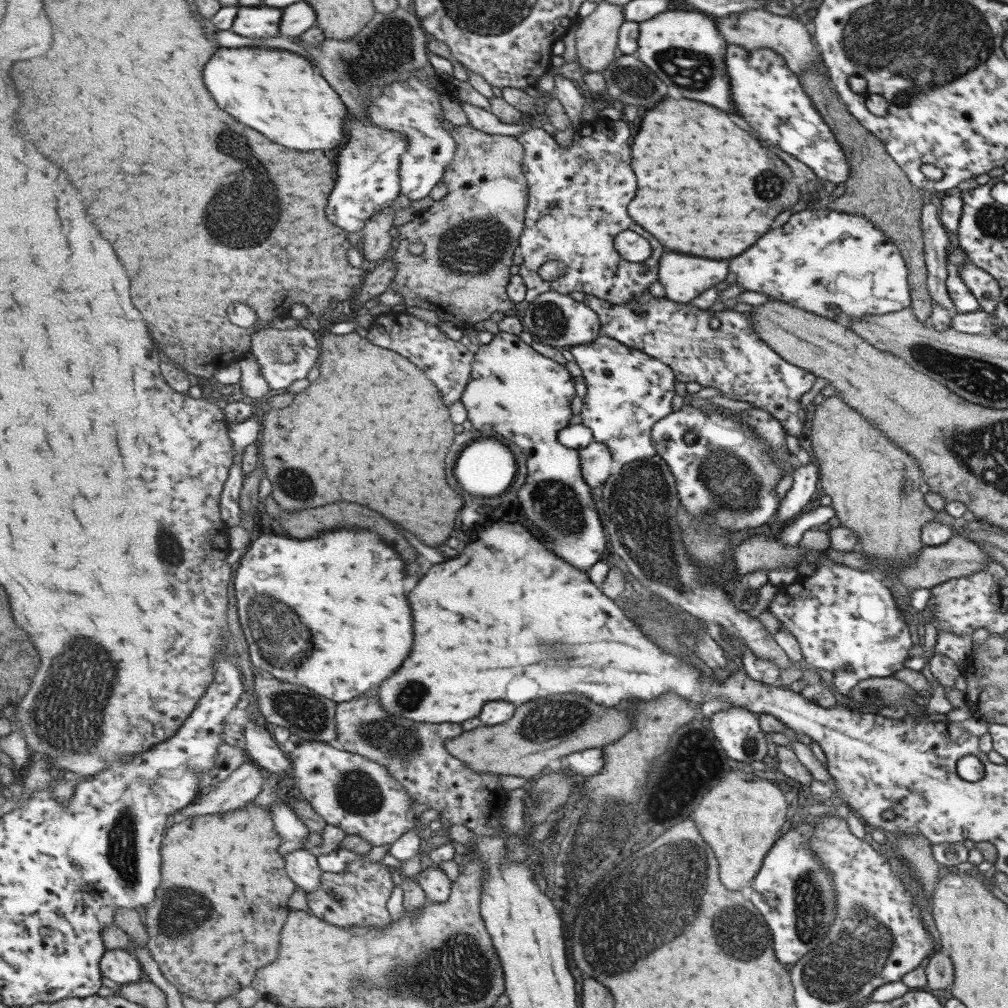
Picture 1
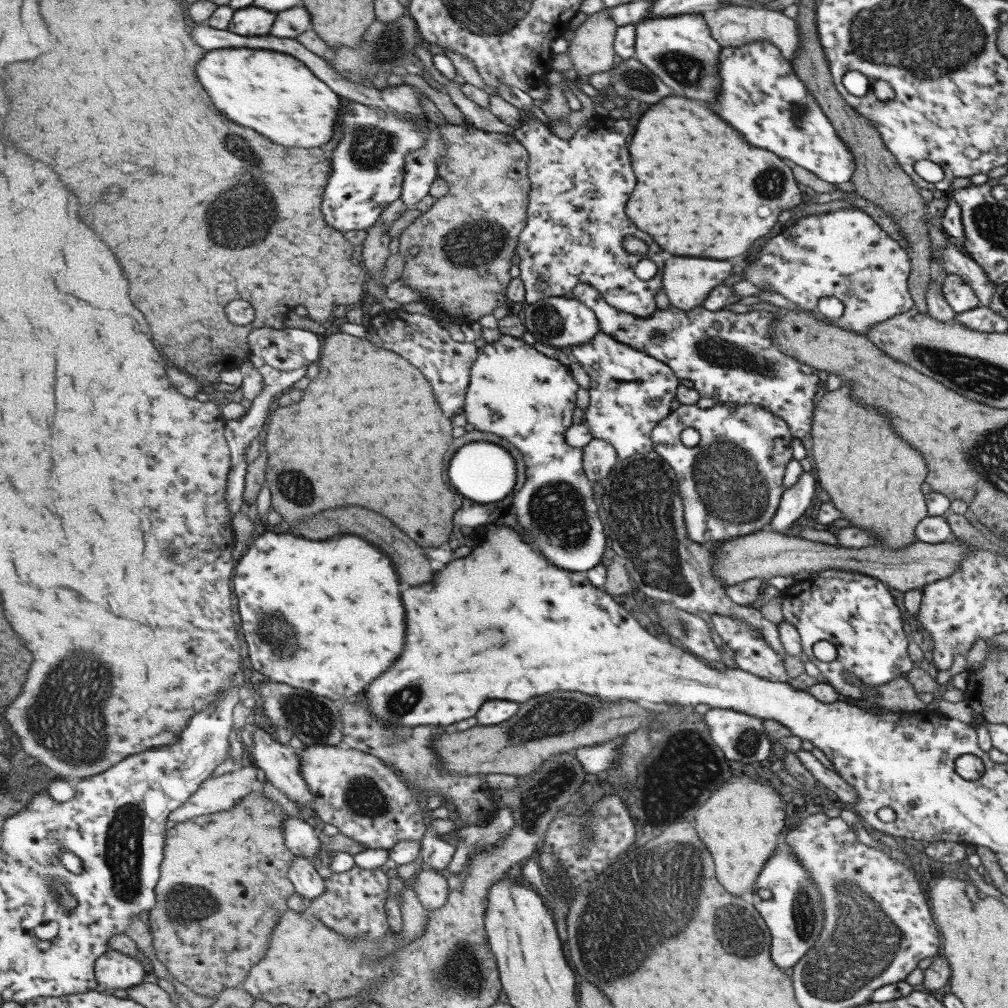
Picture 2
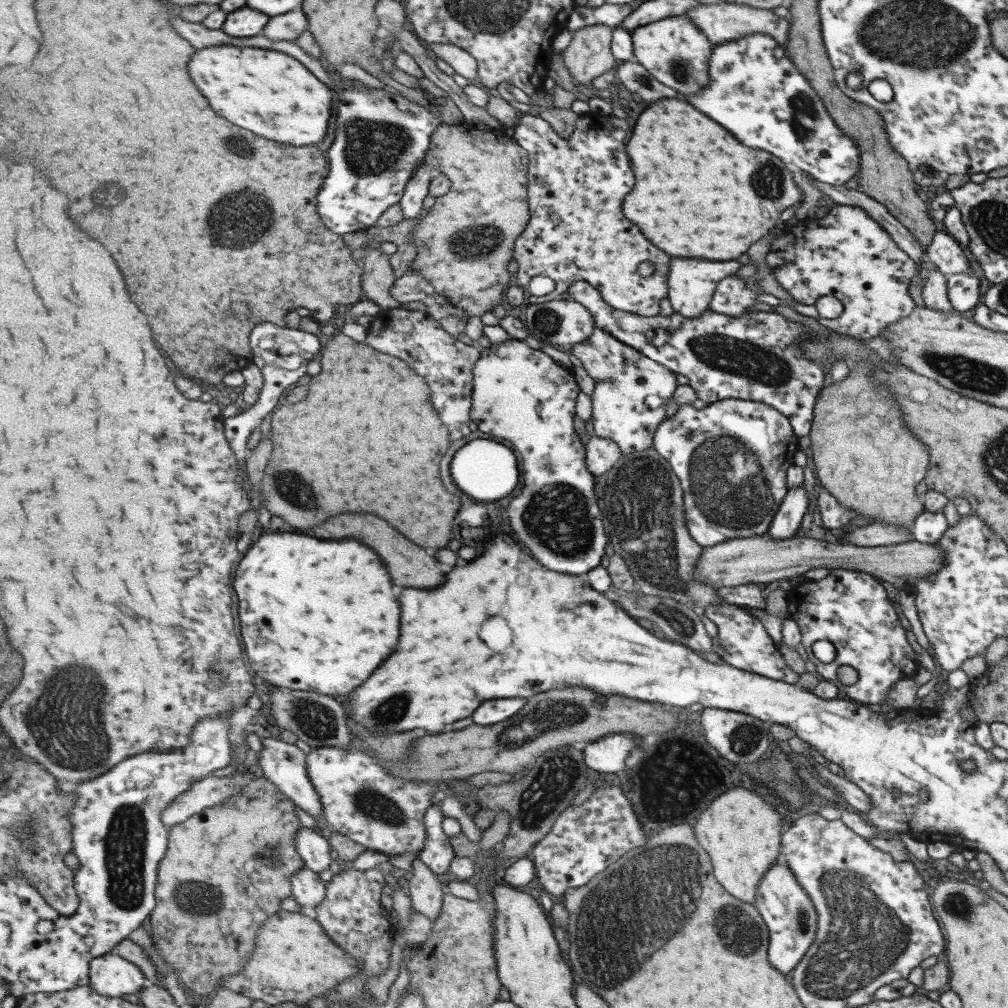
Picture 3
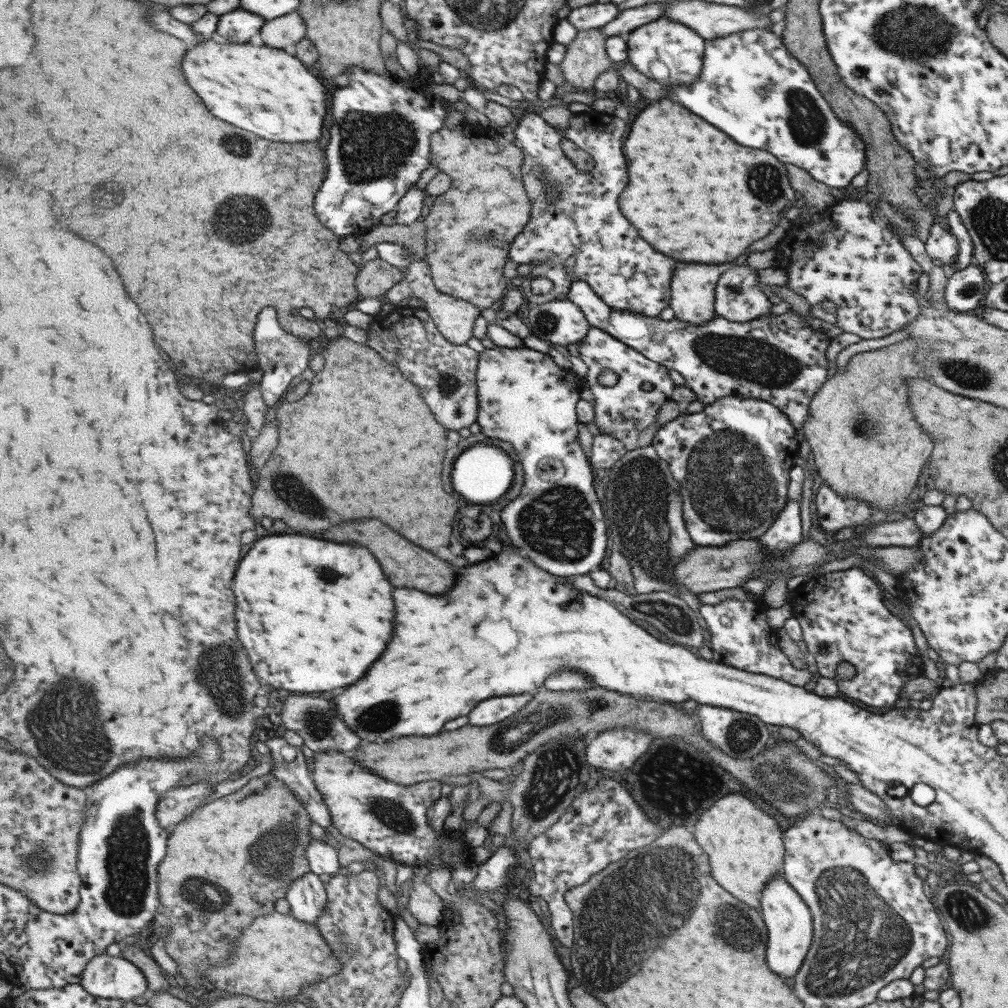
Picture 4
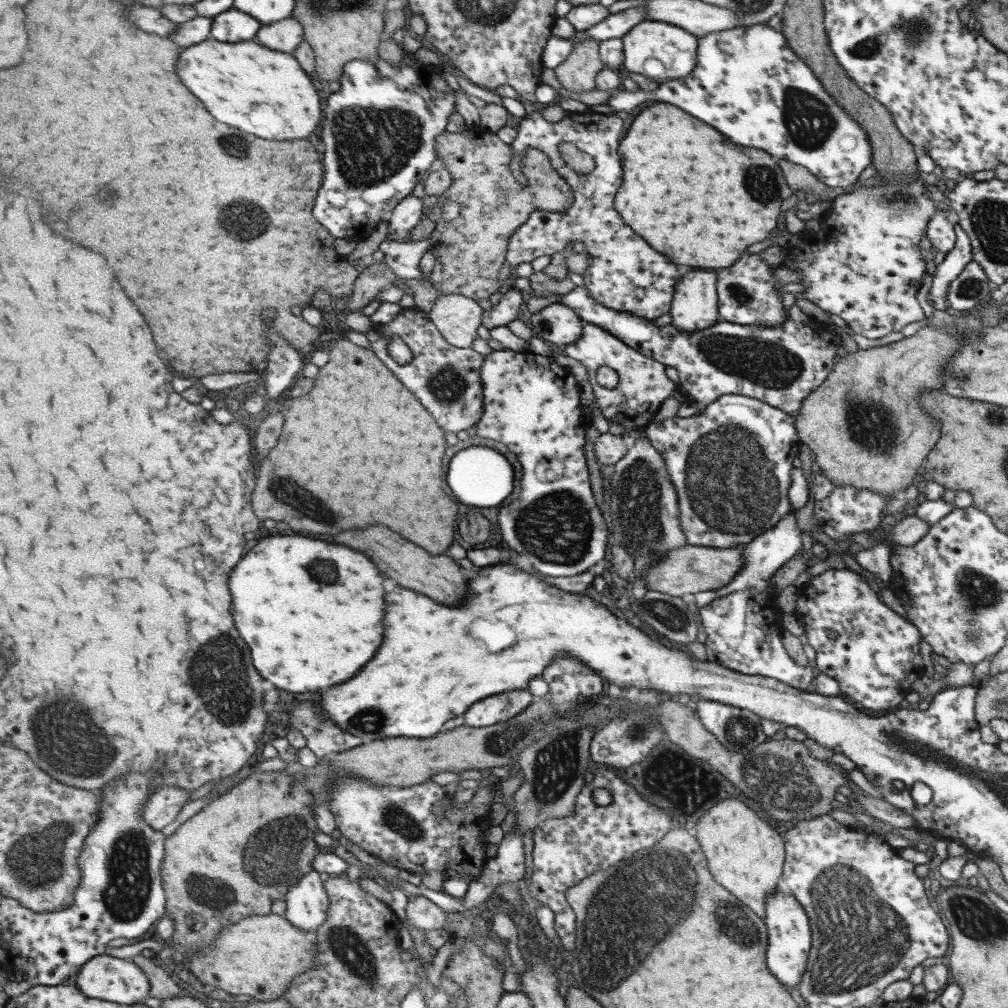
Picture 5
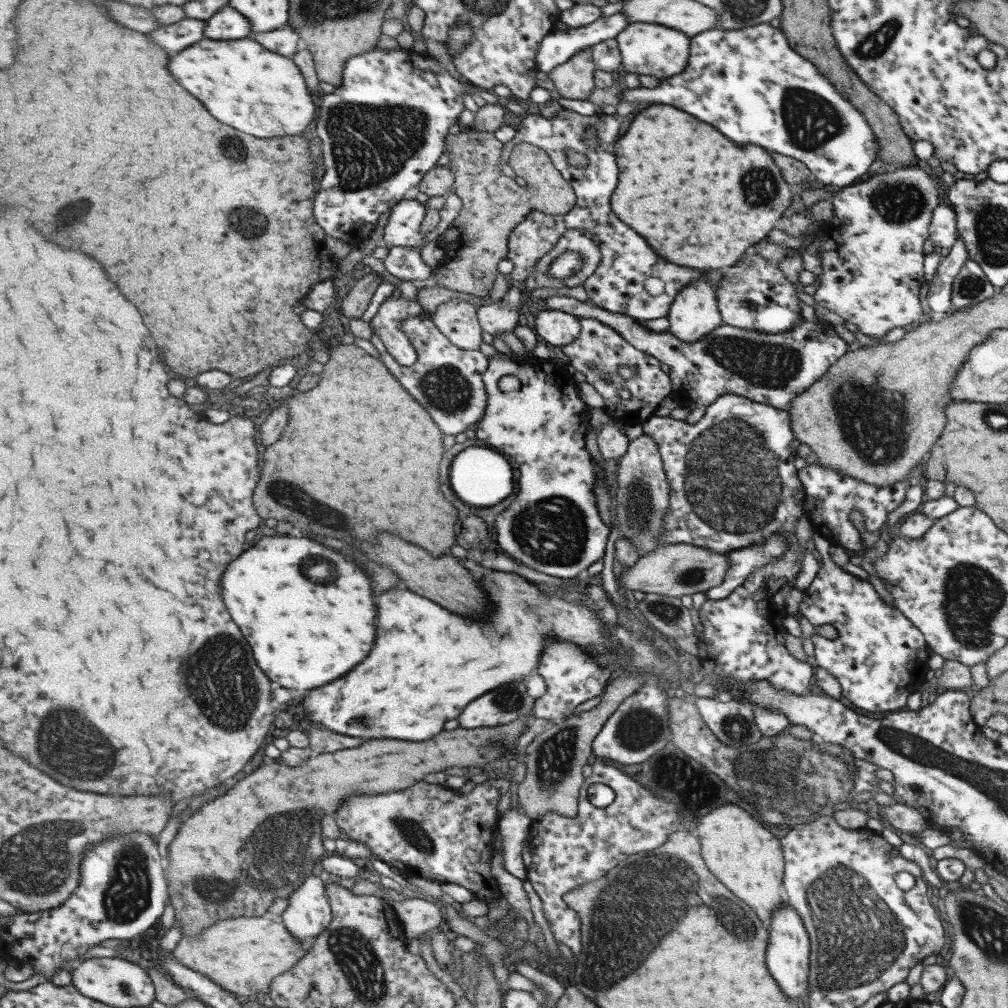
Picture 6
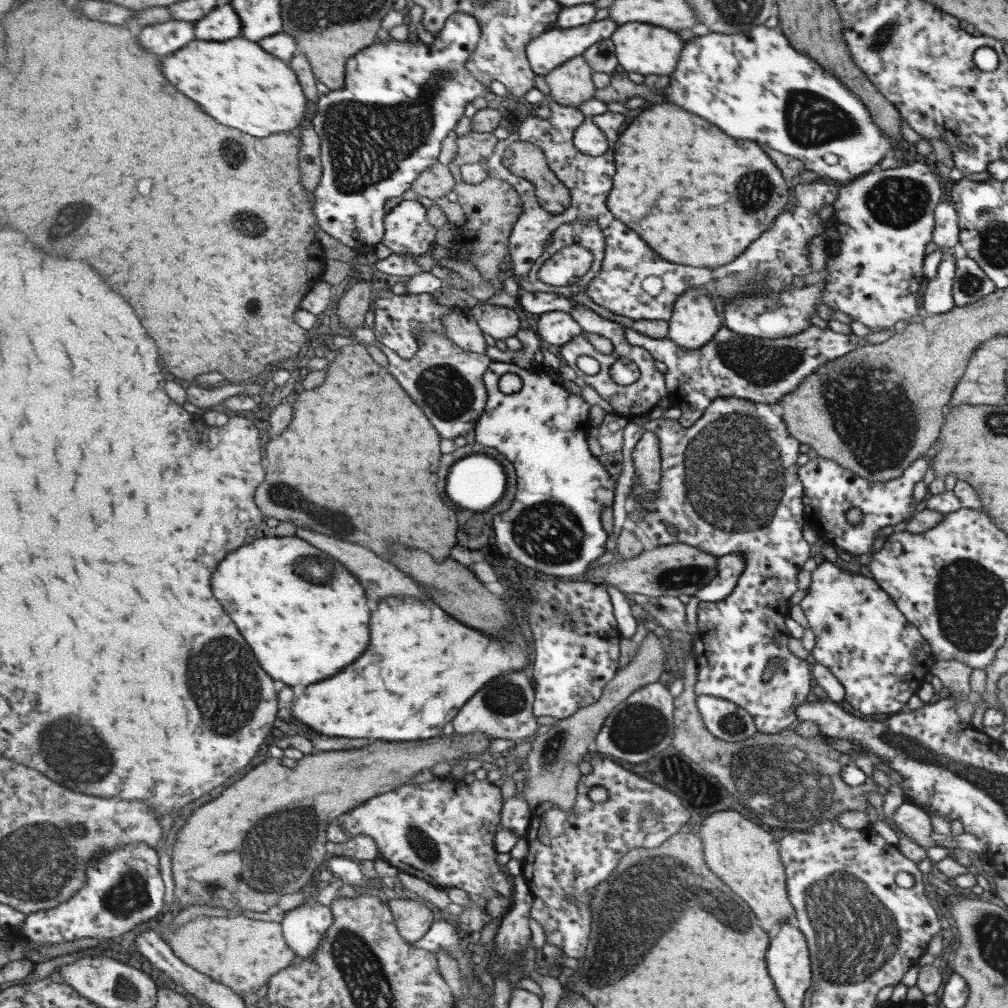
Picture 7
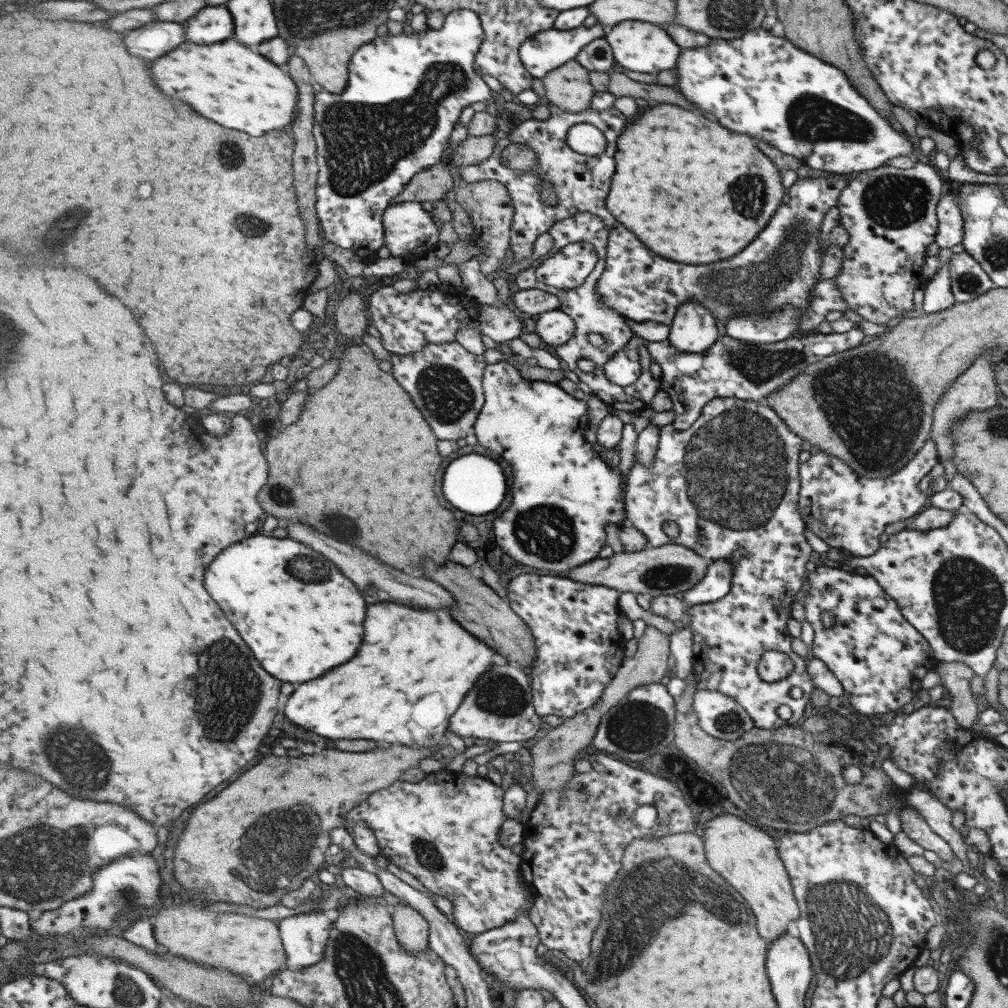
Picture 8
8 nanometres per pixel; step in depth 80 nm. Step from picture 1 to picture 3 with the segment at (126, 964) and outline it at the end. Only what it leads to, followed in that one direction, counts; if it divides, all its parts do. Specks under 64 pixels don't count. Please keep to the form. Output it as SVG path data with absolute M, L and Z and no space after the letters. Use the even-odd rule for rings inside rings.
M116 951L94 958L89 976L90 988L97 990L99 994L103 994L106 997L120 997L123 994L135 994L135 992L139 994L149 984L140 964L137 961L134 962L123 958Z

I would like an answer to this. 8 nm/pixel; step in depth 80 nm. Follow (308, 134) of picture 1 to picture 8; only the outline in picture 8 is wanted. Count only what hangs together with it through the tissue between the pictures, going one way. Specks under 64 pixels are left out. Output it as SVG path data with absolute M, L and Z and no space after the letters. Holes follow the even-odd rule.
M235 38L229 42L201 46L183 44L153 64L153 78L157 78L165 94L173 94L193 104L193 108L221 122L221 126L243 130L255 137L263 137L272 130L281 130L296 120L299 88L289 72Z

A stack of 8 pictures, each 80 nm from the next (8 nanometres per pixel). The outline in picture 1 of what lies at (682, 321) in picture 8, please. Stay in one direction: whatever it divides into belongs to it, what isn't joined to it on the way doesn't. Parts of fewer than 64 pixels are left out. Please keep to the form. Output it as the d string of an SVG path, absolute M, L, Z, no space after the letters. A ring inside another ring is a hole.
M669 252L659 264L659 278L666 299L687 304L701 292L721 282L728 273L725 260L707 260L687 254Z

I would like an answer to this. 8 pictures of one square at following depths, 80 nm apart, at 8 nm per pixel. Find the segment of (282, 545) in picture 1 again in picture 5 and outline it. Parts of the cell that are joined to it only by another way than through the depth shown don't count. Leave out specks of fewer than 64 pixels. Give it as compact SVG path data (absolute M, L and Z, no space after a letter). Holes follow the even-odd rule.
M276 534L261 540L239 564L237 570L233 570L229 586L233 590L233 616L237 618L237 628L241 630L241 636L249 642L251 650L253 650L253 662L257 666L257 670L261 670L261 674L265 674L264 678L271 680L277 688L281 690L289 690L289 692L317 692L317 690L329 690L337 684L343 684L347 680L351 680L357 672L361 672L361 668L371 662L379 650L379 646L383 644L383 634L385 634L385 584L383 584L383 576L381 572L375 568L375 562L371 558L367 558L365 554L347 548L347 546L337 546L337 544L329 544L323 540L315 540L315 538L305 538L305 536L277 536Z

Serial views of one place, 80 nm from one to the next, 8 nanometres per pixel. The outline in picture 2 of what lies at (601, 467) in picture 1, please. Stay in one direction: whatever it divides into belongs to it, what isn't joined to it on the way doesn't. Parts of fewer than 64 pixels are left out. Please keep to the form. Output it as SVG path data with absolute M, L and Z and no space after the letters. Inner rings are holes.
M595 439L584 448L584 469L594 483L607 478L620 459L617 449L609 442Z

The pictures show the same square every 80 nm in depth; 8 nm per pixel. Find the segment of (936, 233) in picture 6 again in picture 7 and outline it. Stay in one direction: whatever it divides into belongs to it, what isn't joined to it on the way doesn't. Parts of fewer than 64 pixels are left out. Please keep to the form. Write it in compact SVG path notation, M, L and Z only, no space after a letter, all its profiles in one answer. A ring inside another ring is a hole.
M939 201L933 209L933 218L932 241L939 249L955 246L958 242L959 227L953 205Z

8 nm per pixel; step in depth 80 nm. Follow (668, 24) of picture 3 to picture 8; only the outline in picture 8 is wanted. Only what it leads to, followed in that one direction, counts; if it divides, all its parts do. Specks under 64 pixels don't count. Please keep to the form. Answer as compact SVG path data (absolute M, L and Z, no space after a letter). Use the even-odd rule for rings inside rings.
M626 21L608 29L606 39L611 43L618 63L633 72L656 75L673 69L678 61L679 47L659 25L640 21Z

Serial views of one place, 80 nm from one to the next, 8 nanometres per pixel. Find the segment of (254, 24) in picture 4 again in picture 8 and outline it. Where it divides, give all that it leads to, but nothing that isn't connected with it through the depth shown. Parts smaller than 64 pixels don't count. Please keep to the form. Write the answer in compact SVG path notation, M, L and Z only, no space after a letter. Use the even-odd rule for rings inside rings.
M208 6L205 12L185 22L187 40L195 44L215 44L235 36L235 20L229 7Z

